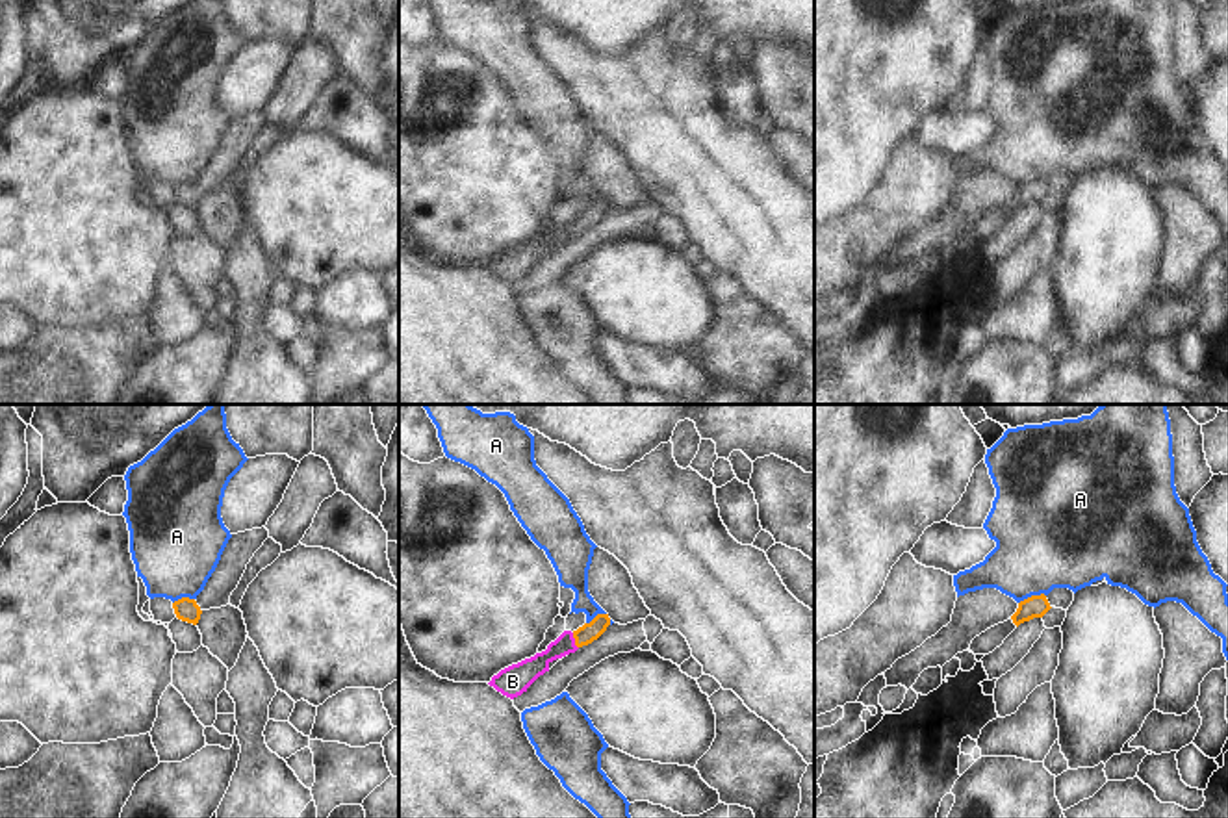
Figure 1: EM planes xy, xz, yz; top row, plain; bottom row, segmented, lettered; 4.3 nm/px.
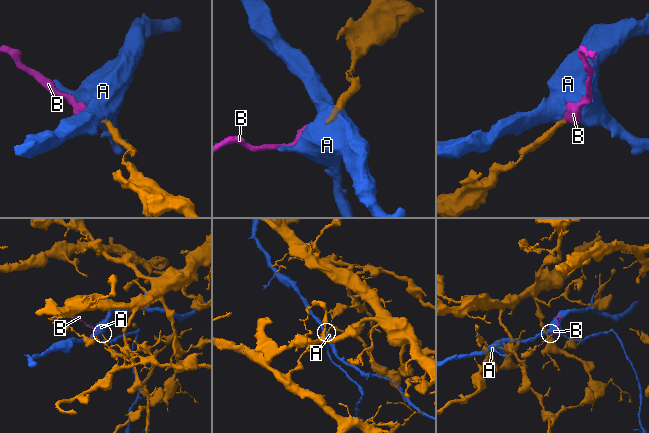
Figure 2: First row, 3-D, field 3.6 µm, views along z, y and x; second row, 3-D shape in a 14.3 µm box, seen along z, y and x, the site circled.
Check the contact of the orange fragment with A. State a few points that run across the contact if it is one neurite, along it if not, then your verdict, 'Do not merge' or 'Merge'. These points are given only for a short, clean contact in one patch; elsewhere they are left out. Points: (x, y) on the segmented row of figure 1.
Line: yz (1045, 594), (1034, 594), (1019, 603). Do not merge

